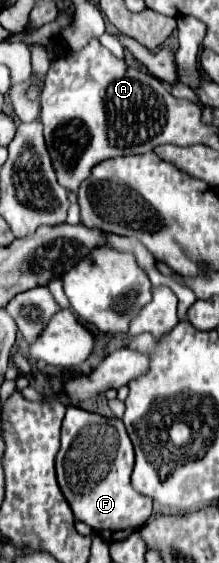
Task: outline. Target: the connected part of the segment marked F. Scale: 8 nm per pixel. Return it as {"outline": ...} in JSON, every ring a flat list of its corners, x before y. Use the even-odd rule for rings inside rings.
{"outline":[[69,406,63,420,63,428,61,428,61,450,57,452,57,482,75,514,75,520,91,526,93,532,101,536,105,542,125,540,125,536,131,536,141,526,145,526,145,522,151,516,153,500,149,500,149,496,141,496,139,492,131,488,129,484,131,470,133,470,133,444,127,436,123,422,119,418,105,418,105,416]]}

